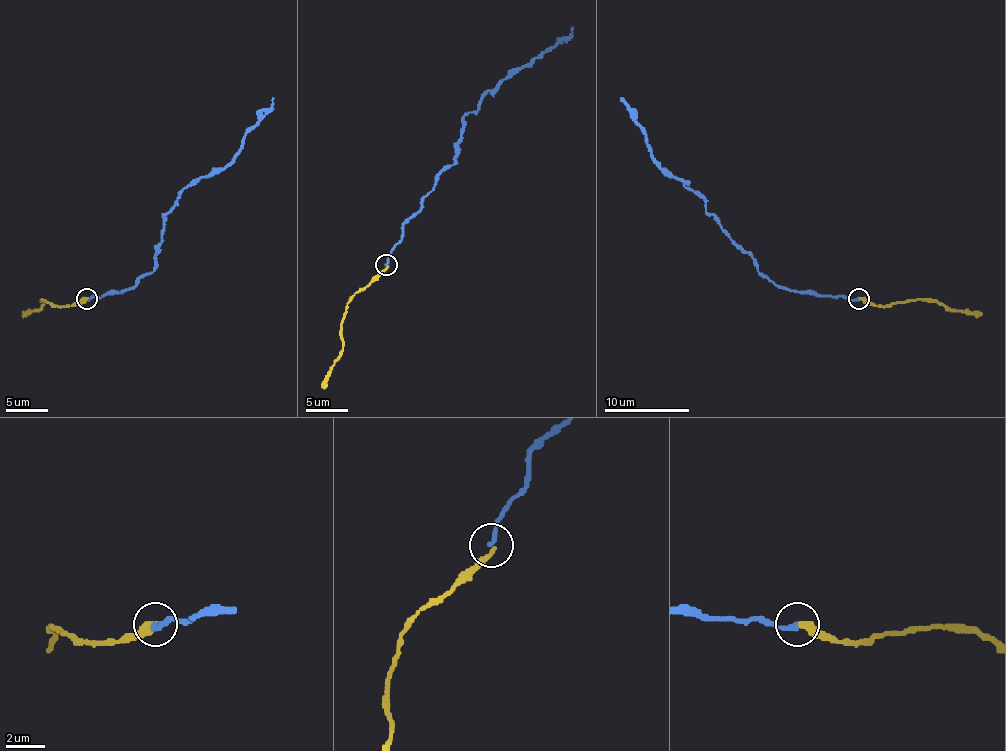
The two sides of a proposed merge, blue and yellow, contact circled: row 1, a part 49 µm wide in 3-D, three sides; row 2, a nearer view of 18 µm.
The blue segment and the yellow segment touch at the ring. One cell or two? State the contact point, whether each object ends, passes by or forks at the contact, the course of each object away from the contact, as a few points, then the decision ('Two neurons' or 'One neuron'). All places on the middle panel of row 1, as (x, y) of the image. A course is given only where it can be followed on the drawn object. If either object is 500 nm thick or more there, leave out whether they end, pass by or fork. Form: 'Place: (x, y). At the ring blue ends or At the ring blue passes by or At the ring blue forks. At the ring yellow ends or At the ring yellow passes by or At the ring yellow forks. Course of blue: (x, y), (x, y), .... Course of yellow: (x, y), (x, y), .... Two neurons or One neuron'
Place: (386, 265). At the ring blue ends. At the ring yellow ends. Course of blue: (385, 264), (402, 226), (434, 179), (453, 165), (464, 116), (475, 111), (485, 94), (570, 35), (572, 27). Course of yellow: (385, 266), (360, 288), (347, 305), (341, 324), (343, 347), (322, 387). One neuron

